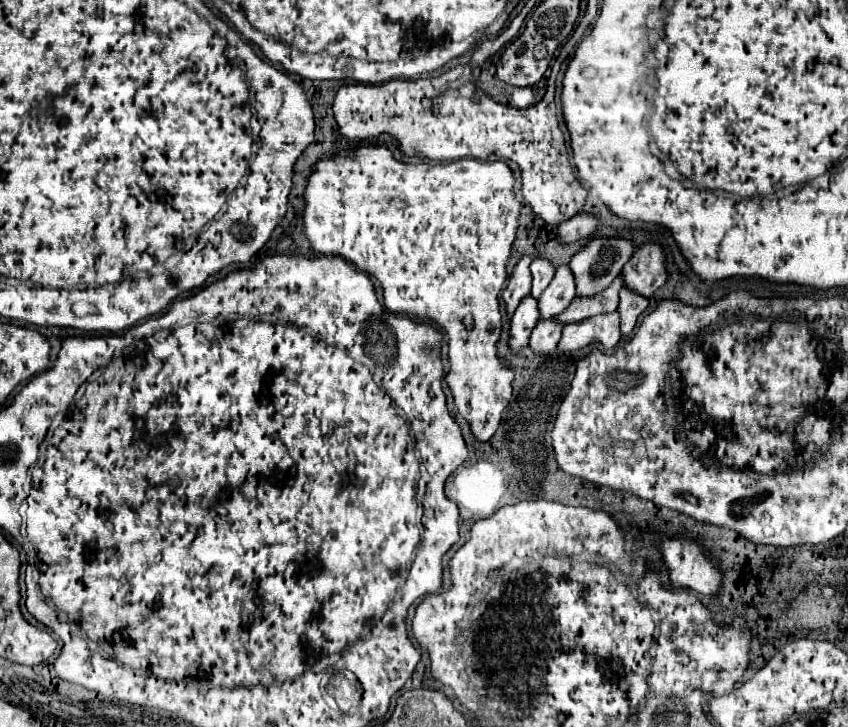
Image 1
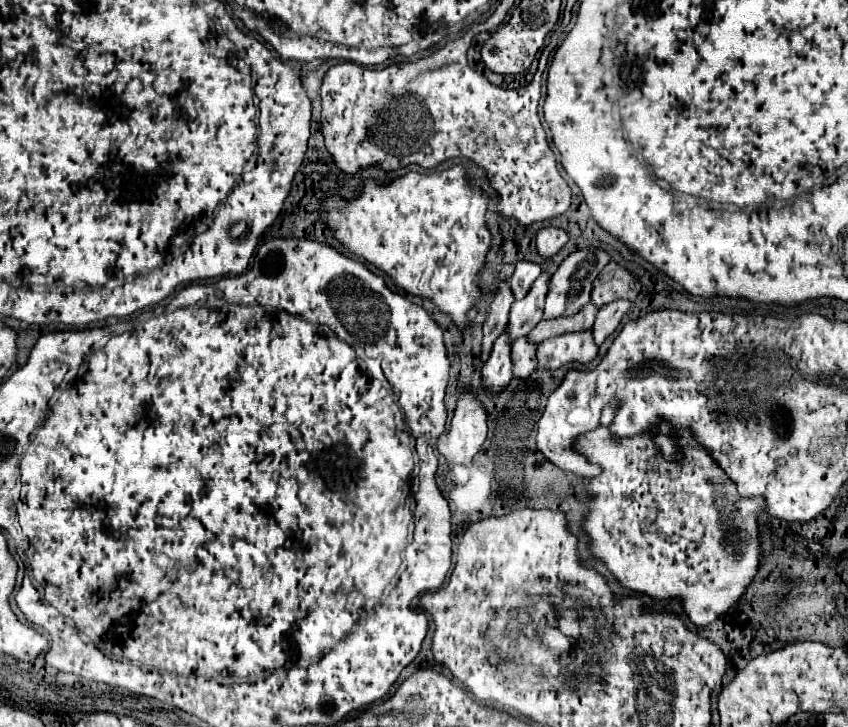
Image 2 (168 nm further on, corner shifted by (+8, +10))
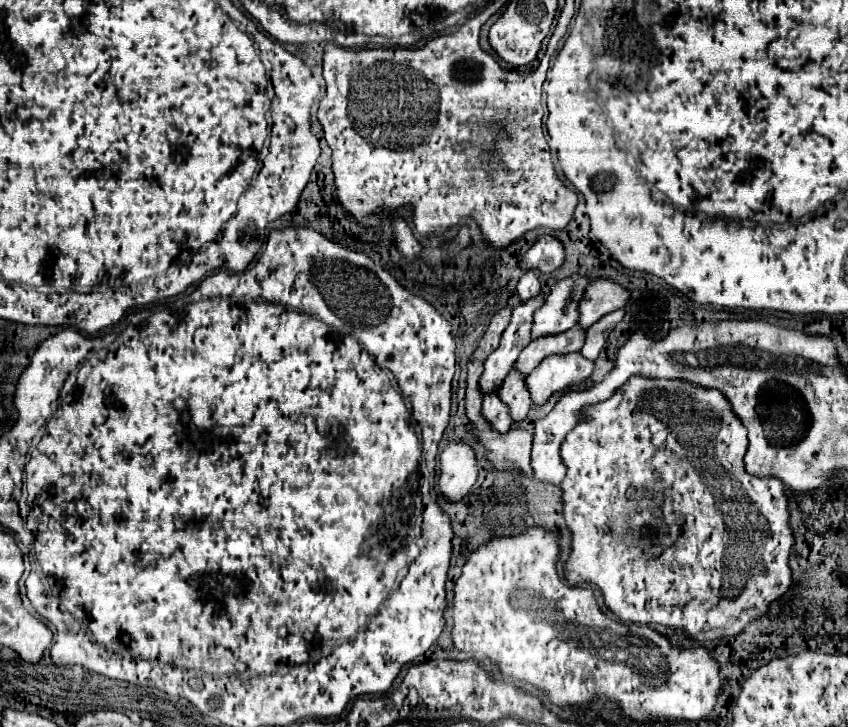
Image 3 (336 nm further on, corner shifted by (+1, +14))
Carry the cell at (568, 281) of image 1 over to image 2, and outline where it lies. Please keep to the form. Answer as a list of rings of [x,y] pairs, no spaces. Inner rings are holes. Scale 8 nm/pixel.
[[[541,274],[531,290],[527,292],[527,296],[523,300],[517,300],[513,306],[511,306],[511,312],[509,312],[509,344],[513,344],[515,340],[527,336],[535,326],[537,322],[541,320],[541,308],[545,304],[545,292],[549,288],[549,276],[547,274]]]

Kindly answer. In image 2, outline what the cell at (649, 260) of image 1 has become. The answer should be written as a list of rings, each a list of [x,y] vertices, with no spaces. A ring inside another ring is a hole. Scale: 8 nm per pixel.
[[[609,262],[593,282],[591,302],[597,308],[601,308],[621,298],[635,300],[639,292],[641,292],[641,284],[637,284],[637,280],[633,280],[633,276],[625,268],[617,266],[615,262]]]

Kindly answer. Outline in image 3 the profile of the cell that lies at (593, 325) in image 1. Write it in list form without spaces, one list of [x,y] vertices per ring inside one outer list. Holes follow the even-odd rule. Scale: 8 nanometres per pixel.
[[[570,352],[570,356],[548,356],[548,360],[526,378],[532,402],[544,404],[552,392],[584,382],[592,370],[594,362],[580,356],[580,352]]]

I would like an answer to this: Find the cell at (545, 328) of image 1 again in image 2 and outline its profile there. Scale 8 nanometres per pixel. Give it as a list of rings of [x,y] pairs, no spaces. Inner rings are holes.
[[[525,338],[517,340],[511,346],[511,360],[513,360],[513,378],[517,380],[525,380],[533,374],[535,366],[537,366],[537,358],[535,358],[535,350],[537,346],[525,344]]]

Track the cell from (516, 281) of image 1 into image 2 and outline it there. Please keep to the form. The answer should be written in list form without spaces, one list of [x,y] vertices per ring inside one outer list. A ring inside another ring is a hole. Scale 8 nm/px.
[[[501,282],[497,296],[491,302],[487,320],[483,324],[483,344],[481,344],[481,362],[485,364],[485,360],[491,354],[491,348],[495,344],[495,340],[505,332],[507,326],[507,316],[509,316],[509,308],[513,304],[513,294],[509,288],[509,282]]]

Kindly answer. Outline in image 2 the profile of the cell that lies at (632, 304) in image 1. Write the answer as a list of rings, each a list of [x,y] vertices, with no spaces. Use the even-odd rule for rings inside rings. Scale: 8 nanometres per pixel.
[[[617,300],[613,304],[607,304],[605,308],[599,308],[595,324],[593,324],[593,342],[597,346],[601,346],[603,340],[617,330],[617,326],[621,324],[621,318],[629,310],[629,306],[631,306],[629,300]]]

